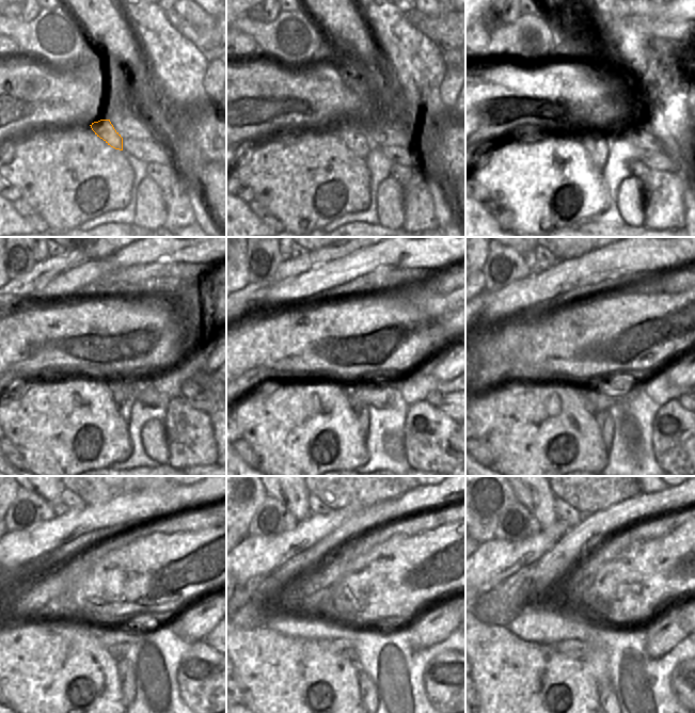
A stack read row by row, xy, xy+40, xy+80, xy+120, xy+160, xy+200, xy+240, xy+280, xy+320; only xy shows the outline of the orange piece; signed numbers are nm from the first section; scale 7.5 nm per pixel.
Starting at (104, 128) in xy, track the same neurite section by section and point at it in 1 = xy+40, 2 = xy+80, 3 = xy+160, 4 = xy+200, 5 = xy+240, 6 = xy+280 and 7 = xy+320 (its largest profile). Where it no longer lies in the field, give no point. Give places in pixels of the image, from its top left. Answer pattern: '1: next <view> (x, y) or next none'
1: next xy+40 (354, 138)
2: next xy+80 (598, 146)
3: next xy+160 (362, 414)
4: next xy+200 (605, 423)
5: next xy+240 (126, 674)
6: next xy+280 (367, 691)
7: next xy+320 (604, 693)

